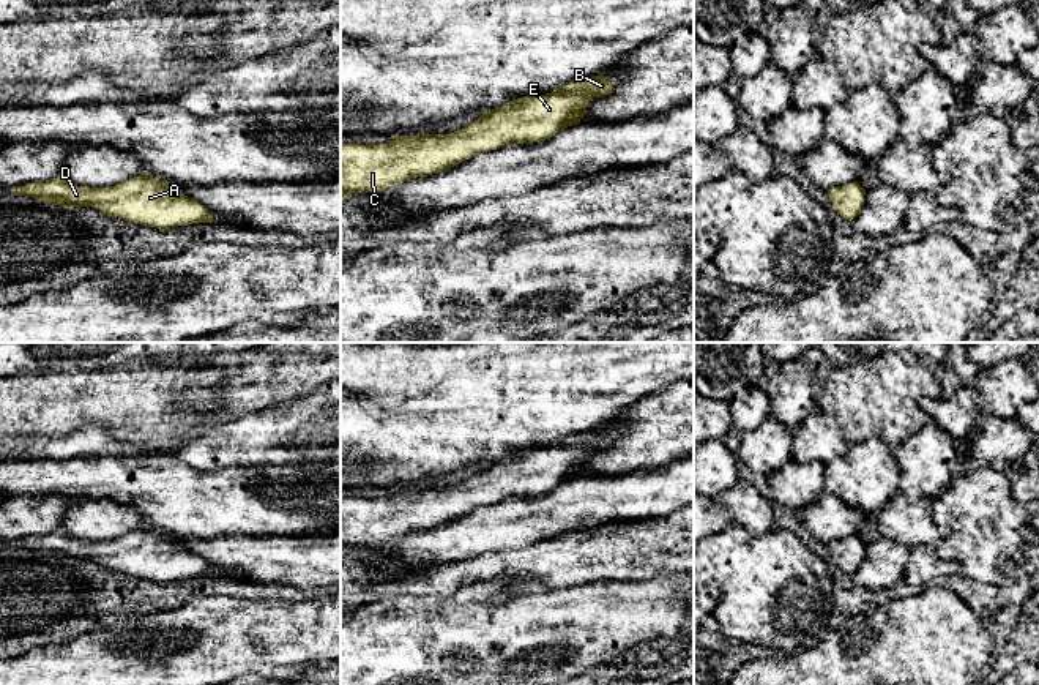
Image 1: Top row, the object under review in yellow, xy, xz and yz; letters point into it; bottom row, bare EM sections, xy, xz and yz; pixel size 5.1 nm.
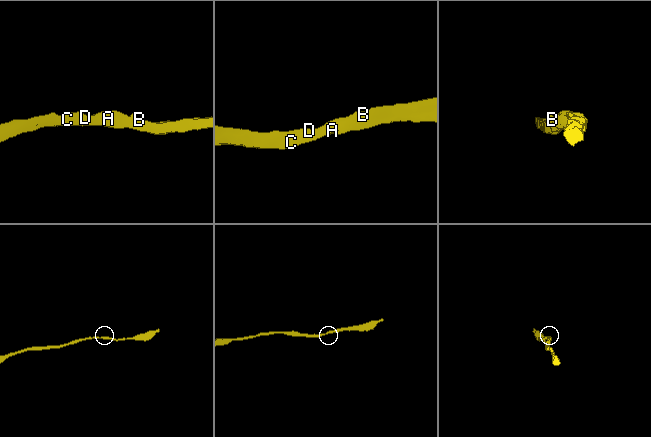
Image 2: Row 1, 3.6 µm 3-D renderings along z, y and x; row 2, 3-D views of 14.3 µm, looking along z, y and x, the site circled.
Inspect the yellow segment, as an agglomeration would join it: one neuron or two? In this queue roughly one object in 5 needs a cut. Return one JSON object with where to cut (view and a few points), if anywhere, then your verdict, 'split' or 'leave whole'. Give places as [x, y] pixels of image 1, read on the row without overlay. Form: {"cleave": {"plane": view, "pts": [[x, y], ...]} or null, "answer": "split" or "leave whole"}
{"cleave": null, "answer": "leave whole"}

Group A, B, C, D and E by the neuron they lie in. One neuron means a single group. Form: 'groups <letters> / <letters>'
groups A B C D E

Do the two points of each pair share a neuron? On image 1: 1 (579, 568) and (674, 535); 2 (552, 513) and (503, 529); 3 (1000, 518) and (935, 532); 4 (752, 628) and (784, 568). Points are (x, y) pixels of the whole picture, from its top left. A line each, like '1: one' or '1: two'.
1: one
2: one
3: two
4: one

